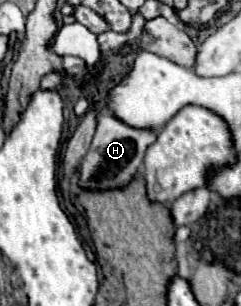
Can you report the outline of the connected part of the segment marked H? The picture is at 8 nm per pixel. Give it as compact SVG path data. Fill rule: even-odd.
M101 113L97 117L97 129L91 141L89 151L85 153L81 165L79 165L79 187L85 191L109 191L109 189L125 189L131 179L141 173L143 155L147 147L155 141L153 131L145 129L133 129L119 119L115 119L111 113Z

